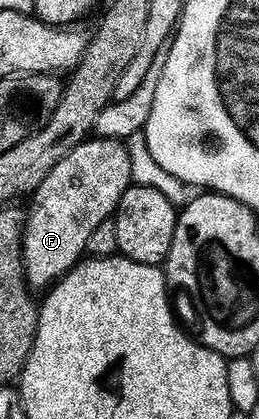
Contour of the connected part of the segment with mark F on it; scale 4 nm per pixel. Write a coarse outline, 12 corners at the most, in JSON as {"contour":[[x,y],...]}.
{"contour":[[90,137],[39,181],[21,260],[48,288],[131,186],[129,148]]}

